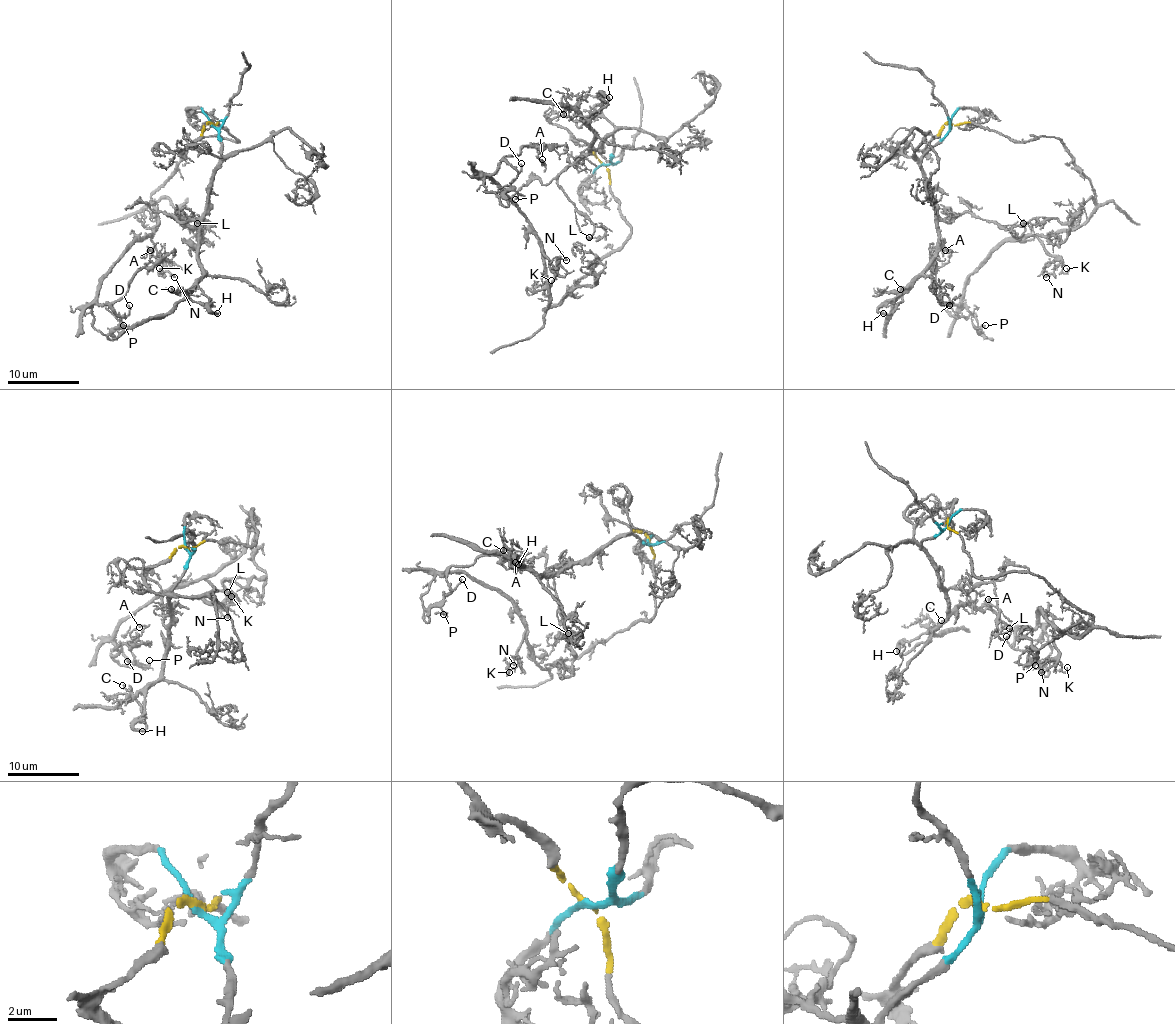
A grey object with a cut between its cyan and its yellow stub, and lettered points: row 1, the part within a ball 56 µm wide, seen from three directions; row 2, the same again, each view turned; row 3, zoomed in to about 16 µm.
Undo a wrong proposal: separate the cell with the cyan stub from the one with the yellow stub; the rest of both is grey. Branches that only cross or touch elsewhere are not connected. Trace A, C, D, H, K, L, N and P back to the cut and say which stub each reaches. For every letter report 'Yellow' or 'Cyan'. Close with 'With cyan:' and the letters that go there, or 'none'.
A: Yellow
C: Cyan
D: Yellow
H: Cyan
K: Yellow
L: Cyan
N: Yellow
P: Yellow
With cyan: C, H, L

